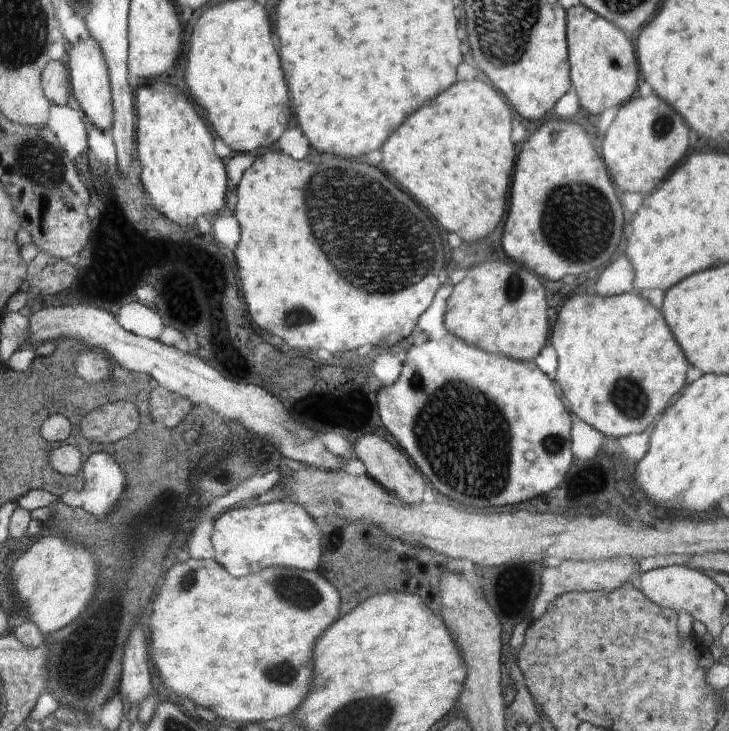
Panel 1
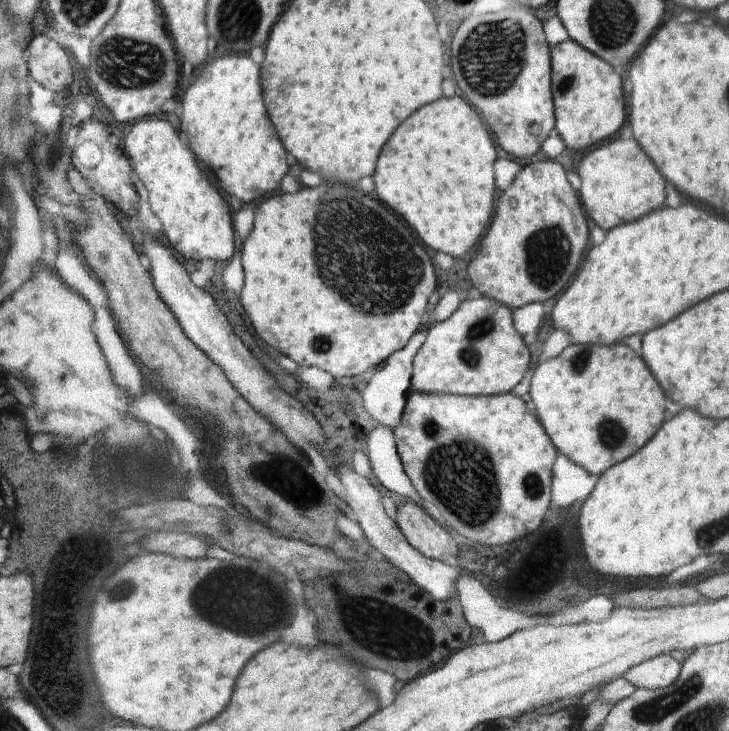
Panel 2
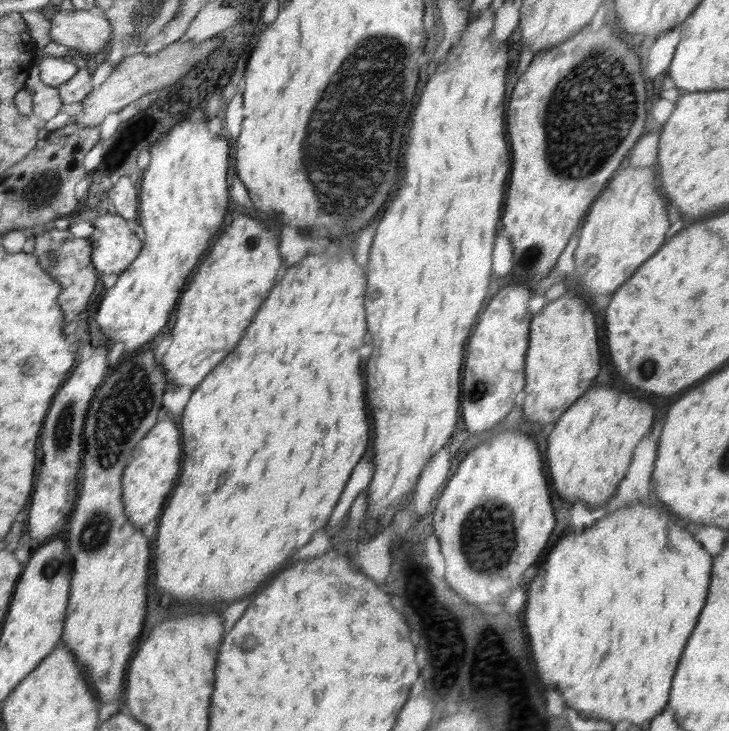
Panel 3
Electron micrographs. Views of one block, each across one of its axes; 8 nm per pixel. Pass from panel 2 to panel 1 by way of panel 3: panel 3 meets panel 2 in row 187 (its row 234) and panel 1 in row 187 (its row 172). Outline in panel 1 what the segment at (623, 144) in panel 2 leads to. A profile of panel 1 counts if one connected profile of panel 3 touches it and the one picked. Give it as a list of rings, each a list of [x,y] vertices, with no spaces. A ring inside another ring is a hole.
[[[652,94],[646,98],[638,97],[631,100],[628,104],[620,106],[617,117],[606,131],[602,140],[602,160],[606,165],[607,171],[611,176],[611,180],[617,190],[642,194],[650,194],[654,192],[670,174],[670,166],[678,164],[682,160],[682,156],[688,152],[688,138],[686,134],[690,134],[688,126],[684,124],[684,120],[668,106],[656,94]]]

